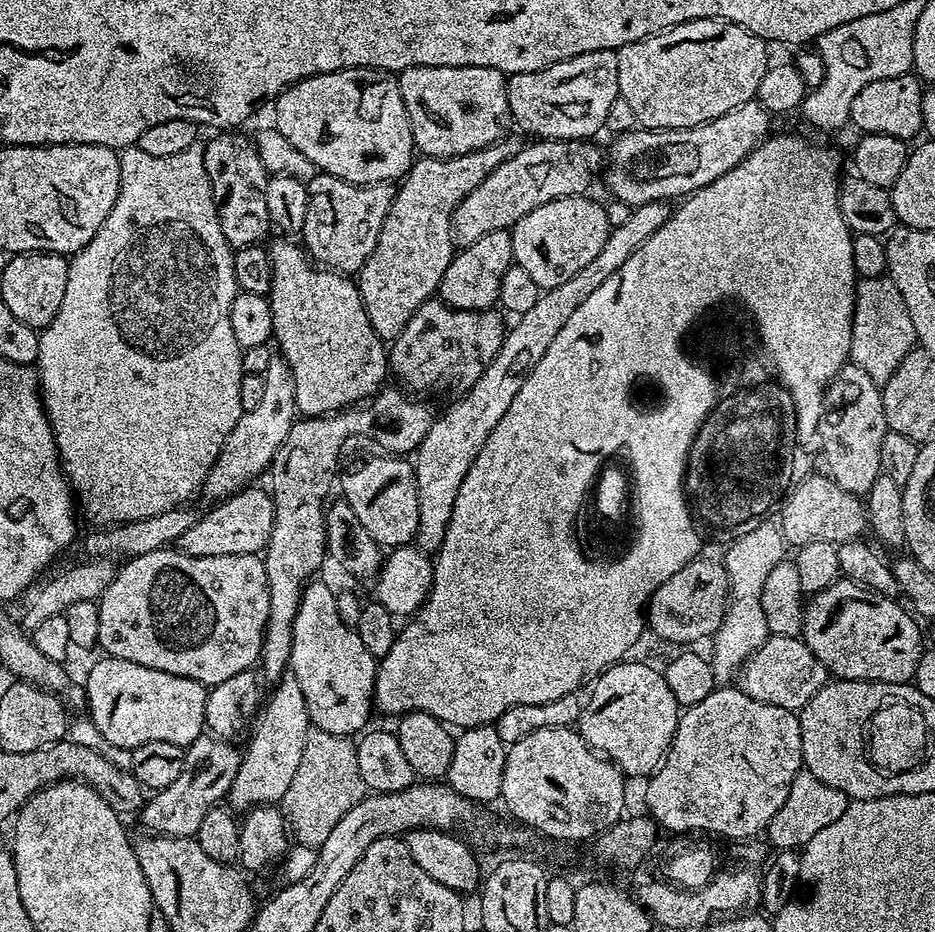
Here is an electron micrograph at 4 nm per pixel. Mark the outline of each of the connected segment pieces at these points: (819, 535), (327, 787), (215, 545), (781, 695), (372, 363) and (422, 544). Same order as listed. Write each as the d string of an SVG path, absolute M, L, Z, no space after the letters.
M812 474L799 481L791 489L787 500L783 505L784 517L778 520L778 524L789 545L799 546L811 540L843 542L863 537L868 528L866 508L861 497L852 496L846 490L842 490L842 486L835 484L827 474Z
M312 728L306 734L306 746L302 746L302 762L298 762L290 790L286 790L282 801L284 822L290 829L291 839L296 844L319 849L320 844L326 842L330 830L338 826L342 814L363 800L365 795L355 743L349 737Z
M257 486L235 492L229 500L213 503L208 513L201 515L184 534L178 537L175 547L179 551L206 558L222 554L260 554L268 547L270 530L274 524L274 506L271 495Z
M769 635L766 643L754 649L748 659L740 665L734 676L735 687L745 692L750 698L758 702L766 702L770 706L782 706L799 710L806 706L810 700L822 688L829 683L830 673L825 665L811 652L810 646L804 644L800 636L774 636Z
M276 238L271 241L272 248L267 249L268 257L272 260L272 291L268 293L268 305L272 311L272 334L274 337L275 347L278 349L279 355L283 356L284 361L292 368L292 377L294 378L294 398L296 399L296 410L301 417L319 418L329 415L333 410L343 410L359 405L361 402L367 401L376 395L385 383L384 375L387 377L390 372L388 362L389 349L386 347L385 341L381 340L380 335L374 330L374 326L370 326L370 318L366 318L366 306L360 297L360 290L357 281L351 275L343 272L333 272L326 268L317 266L310 259L307 252L299 243L293 242L288 238Z
M662 200L635 205L626 223L609 231L602 250L598 250L598 258L582 266L582 270L578 270L574 278L562 282L562 286L543 289L531 310L515 317L516 325L513 328L511 325L505 331L502 346L490 366L486 366L482 378L478 378L468 392L455 399L458 401L441 416L439 413L433 419L426 438L422 438L414 450L418 490L418 530L414 544L421 552L435 554L440 551L450 526L450 514L454 514L454 502L458 502L458 489L462 487L462 478L466 478L466 470L474 466L474 458L478 458L478 450L486 446L490 430L498 426L498 421L502 414L506 414L510 402L514 402L514 394L518 394L530 370L542 362L542 354L546 354L558 330L566 326L574 310L578 310L578 306L582 306L582 302L586 302L586 298L590 298L590 294L594 294L594 290L598 290L598 286L602 286L602 282L606 282L606 278L610 278L610 274L614 274L614 270L618 270L626 258L630 258L630 254L634 254L634 250L638 250L638 246L642 246L646 238L658 230L658 226L667 222L669 215L669 205Z

